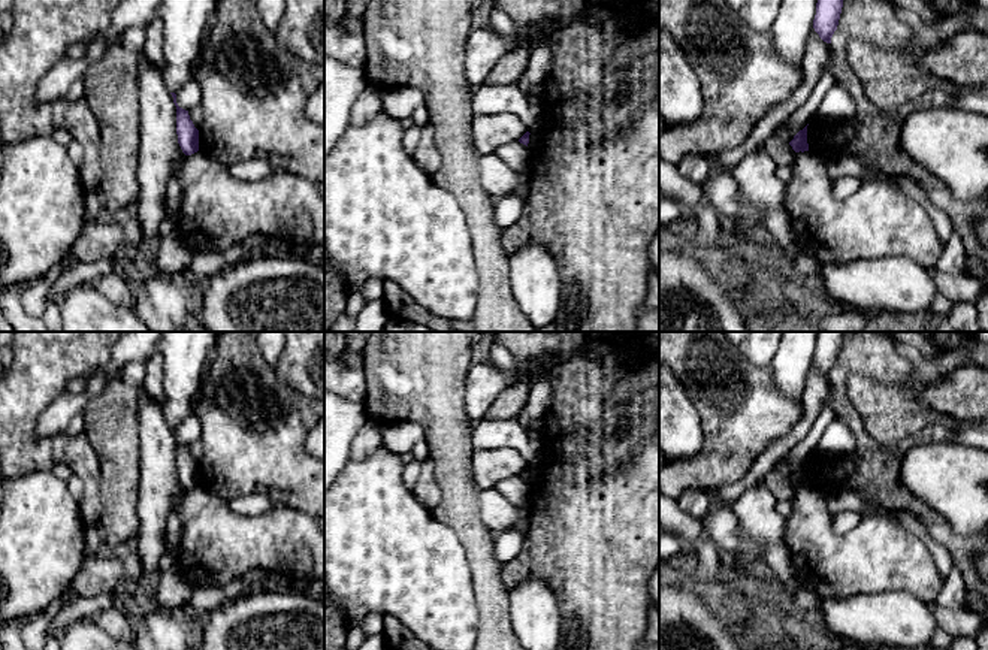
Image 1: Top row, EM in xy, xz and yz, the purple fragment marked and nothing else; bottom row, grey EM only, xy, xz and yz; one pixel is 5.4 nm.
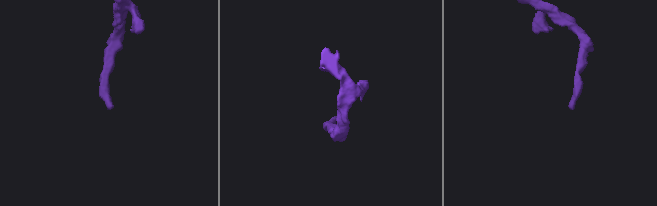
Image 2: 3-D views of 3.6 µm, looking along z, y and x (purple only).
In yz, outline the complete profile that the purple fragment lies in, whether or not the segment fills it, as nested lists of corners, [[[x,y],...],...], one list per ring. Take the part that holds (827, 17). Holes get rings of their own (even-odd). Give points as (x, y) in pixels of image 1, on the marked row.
[[[818,0],[816,3],[813,28],[827,43],[831,43],[831,37],[837,30],[842,7],[843,0]]]

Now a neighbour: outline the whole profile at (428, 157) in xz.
[[[430,123],[422,126],[416,160],[419,167],[430,176],[433,176],[441,167],[441,154],[435,145],[435,129]]]

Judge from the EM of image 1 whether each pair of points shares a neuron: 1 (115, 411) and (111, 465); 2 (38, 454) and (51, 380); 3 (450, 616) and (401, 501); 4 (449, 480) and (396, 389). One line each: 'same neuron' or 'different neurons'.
1: same neuron
2: same neuron
3: same neuron
4: same neuron

